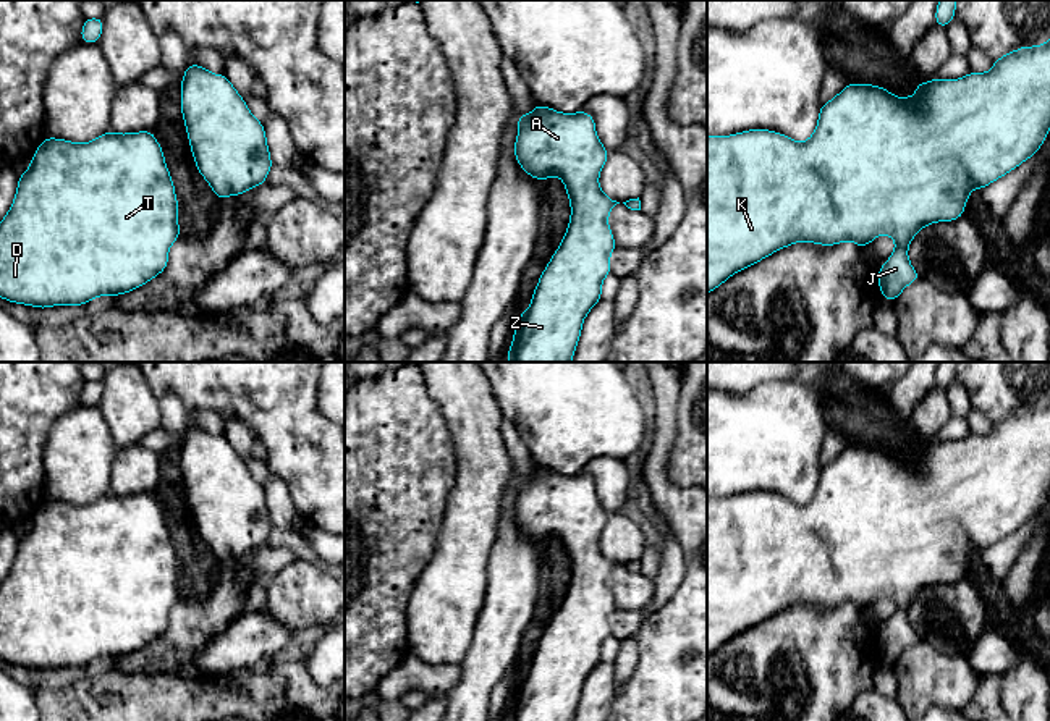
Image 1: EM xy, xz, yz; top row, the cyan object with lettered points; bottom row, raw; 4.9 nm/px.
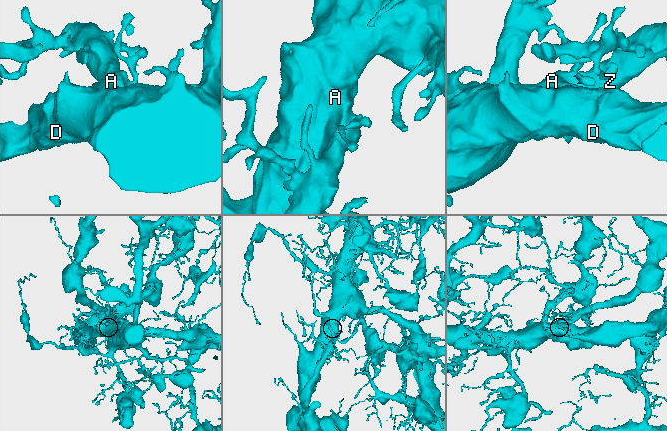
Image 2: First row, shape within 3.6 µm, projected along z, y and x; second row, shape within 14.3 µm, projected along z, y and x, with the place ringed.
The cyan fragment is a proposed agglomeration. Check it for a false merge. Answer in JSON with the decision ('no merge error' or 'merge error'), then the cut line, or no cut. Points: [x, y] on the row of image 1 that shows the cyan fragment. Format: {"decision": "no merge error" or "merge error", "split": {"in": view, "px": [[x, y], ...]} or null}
{"decision": "no merge error", "split": null}

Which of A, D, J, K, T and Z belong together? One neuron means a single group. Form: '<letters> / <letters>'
A D J K T Z

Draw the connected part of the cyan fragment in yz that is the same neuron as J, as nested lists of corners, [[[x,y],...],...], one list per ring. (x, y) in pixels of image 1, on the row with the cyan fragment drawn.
[[[1050,40],[1035,47],[1022,45],[1014,52],[993,60],[987,73],[971,71],[959,79],[938,79],[916,82],[912,97],[895,97],[890,91],[875,84],[849,82],[832,100],[822,103],[819,121],[812,136],[798,142],[781,133],[770,129],[747,129],[730,136],[707,136],[707,294],[723,285],[735,273],[756,265],[773,252],[794,242],[815,242],[819,246],[836,246],[843,241],[853,241],[857,247],[870,244],[880,234],[895,239],[895,251],[883,262],[877,273],[882,297],[893,302],[908,285],[921,276],[908,257],[908,247],[912,238],[925,226],[938,221],[956,221],[964,215],[966,202],[972,189],[984,189],[990,183],[1013,171],[1027,158],[1035,155],[1048,137],[1050,129]]]

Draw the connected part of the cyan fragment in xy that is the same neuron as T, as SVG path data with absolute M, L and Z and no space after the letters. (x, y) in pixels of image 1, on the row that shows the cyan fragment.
M108 131L91 142L47 136L28 171L19 175L15 200L0 221L0 297L49 309L86 306L99 296L126 294L167 268L168 249L180 236L175 184L152 131Z

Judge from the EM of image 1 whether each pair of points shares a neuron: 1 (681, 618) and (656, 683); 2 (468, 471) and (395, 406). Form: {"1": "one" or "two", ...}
{"1": "one", "2": "two"}

